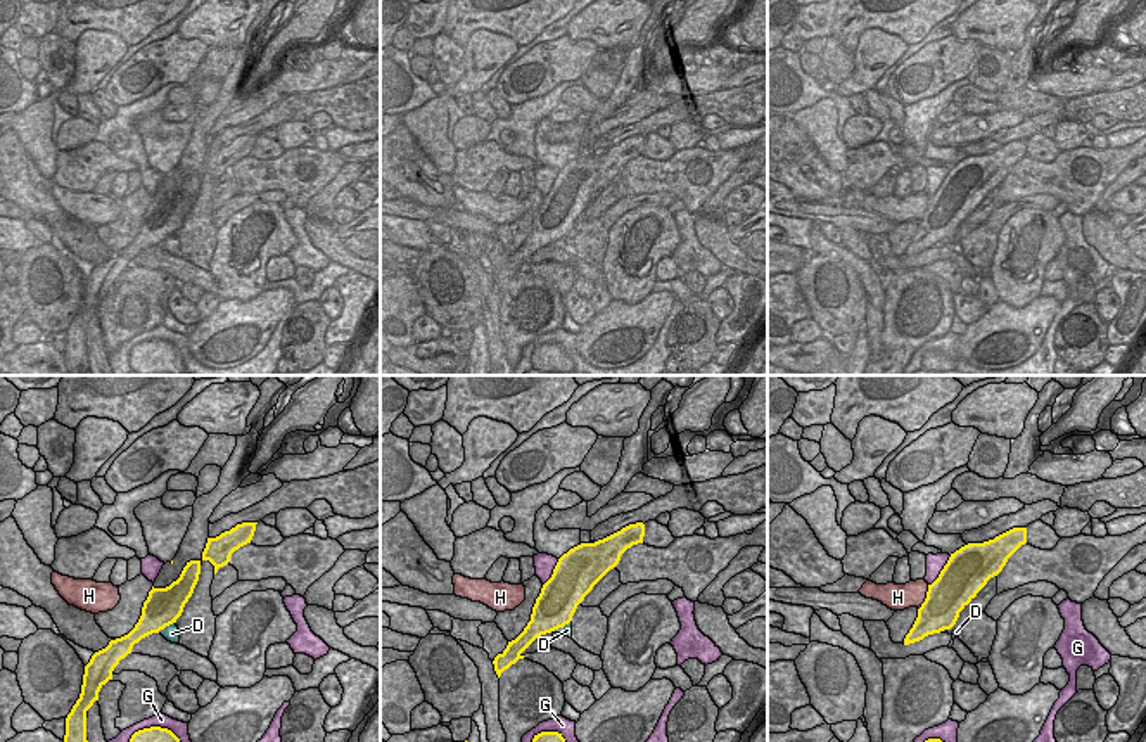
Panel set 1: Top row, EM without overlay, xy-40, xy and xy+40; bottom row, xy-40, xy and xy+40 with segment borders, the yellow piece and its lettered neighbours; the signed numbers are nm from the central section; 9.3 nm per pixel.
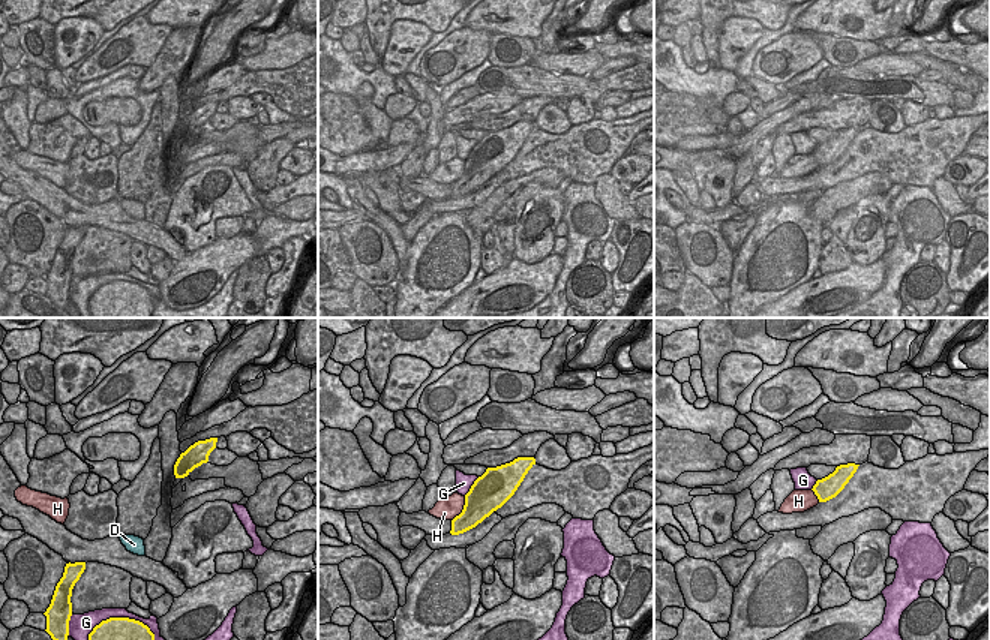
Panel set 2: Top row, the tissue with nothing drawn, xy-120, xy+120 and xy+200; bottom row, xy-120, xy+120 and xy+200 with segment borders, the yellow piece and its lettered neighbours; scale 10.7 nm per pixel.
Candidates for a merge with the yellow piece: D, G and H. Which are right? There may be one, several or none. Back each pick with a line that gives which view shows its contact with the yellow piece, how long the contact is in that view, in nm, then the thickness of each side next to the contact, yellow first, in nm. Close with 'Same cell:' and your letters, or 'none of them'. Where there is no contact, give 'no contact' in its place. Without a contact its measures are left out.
Same cell: none of them

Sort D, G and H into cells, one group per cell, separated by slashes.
D / G / H

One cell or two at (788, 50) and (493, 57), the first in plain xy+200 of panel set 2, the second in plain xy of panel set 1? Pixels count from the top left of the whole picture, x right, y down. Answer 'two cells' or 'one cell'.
two cells

